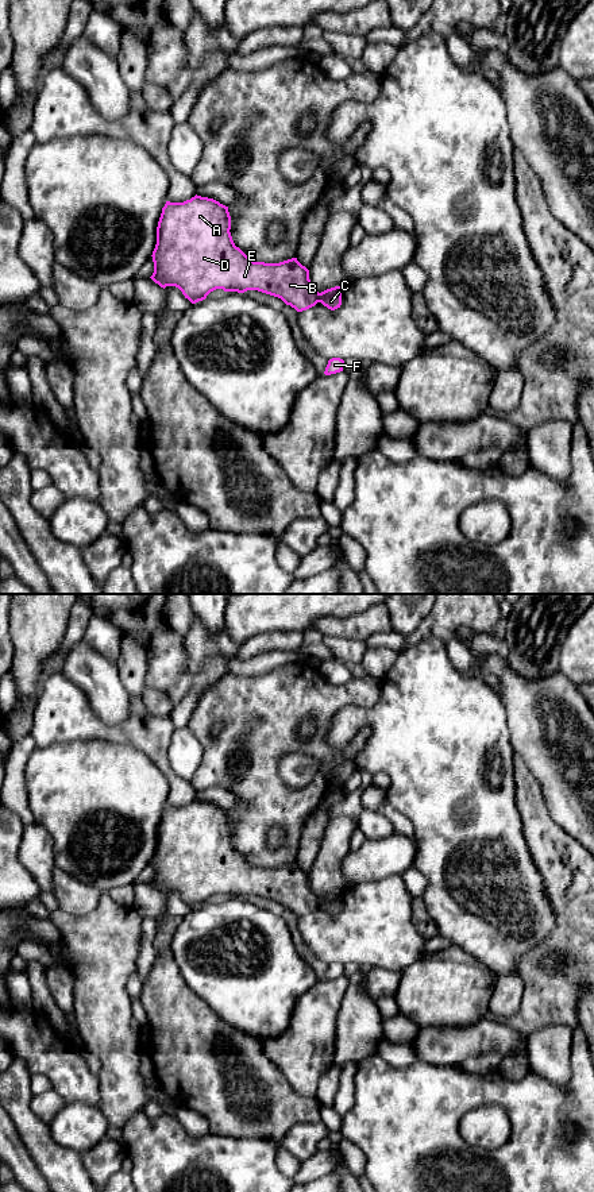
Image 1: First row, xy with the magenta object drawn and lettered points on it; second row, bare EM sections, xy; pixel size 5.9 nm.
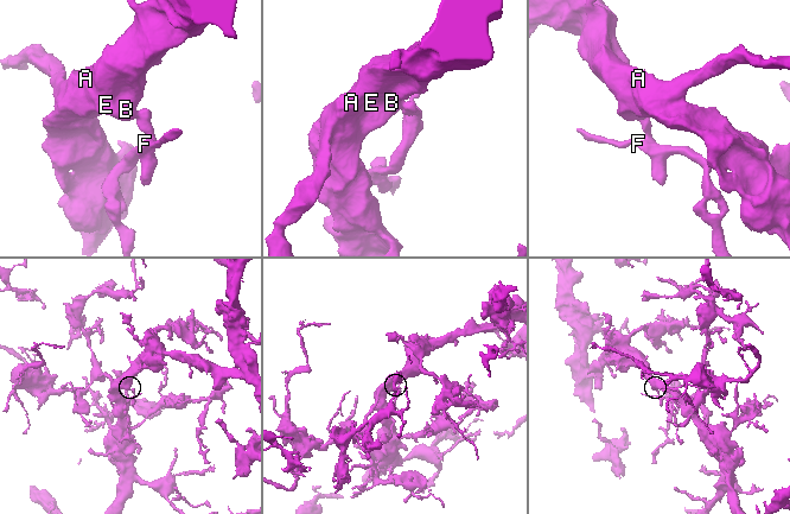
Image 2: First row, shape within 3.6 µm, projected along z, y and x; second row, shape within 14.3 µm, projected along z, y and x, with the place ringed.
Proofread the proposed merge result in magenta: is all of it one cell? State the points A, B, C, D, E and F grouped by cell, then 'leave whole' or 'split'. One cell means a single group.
A B D E / C F; split

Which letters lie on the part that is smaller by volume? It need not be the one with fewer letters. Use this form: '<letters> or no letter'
C, F

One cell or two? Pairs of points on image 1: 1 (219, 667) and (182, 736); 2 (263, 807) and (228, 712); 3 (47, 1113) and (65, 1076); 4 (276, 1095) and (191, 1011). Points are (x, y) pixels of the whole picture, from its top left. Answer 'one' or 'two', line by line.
1: two
2: one
3: two
4: one

